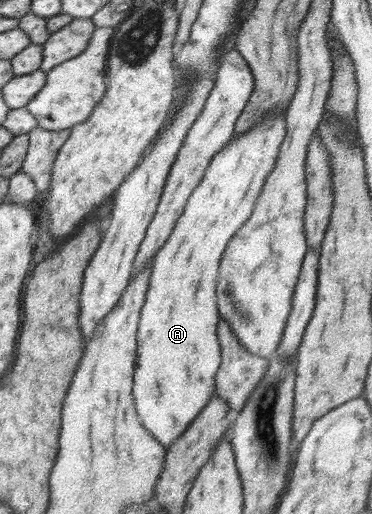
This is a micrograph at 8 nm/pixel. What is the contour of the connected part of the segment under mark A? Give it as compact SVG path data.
M287 107L267 111L257 127L231 138L212 158L202 181L190 194L175 229L151 265L152 278L145 297L145 306L141 310L140 329L137 330L137 369L133 399L136 401L141 422L165 449L186 431L215 395L215 376L222 363L217 336L220 317L216 309L219 264L230 238L250 219L265 179L274 169L279 147L287 132L286 110Z

